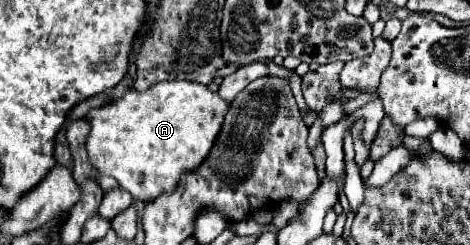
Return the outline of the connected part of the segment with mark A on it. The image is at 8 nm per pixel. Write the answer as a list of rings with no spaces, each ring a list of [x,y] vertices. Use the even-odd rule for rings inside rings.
[[[174,80],[174,82],[160,82],[144,92],[136,92],[130,88],[128,94],[120,98],[120,102],[100,106],[88,112],[88,120],[92,126],[86,140],[90,164],[96,172],[116,178],[118,184],[124,190],[128,190],[134,200],[150,202],[160,194],[174,192],[184,172],[194,172],[196,168],[200,168],[200,164],[206,160],[210,148],[216,142],[226,112],[228,104],[204,84]]]

